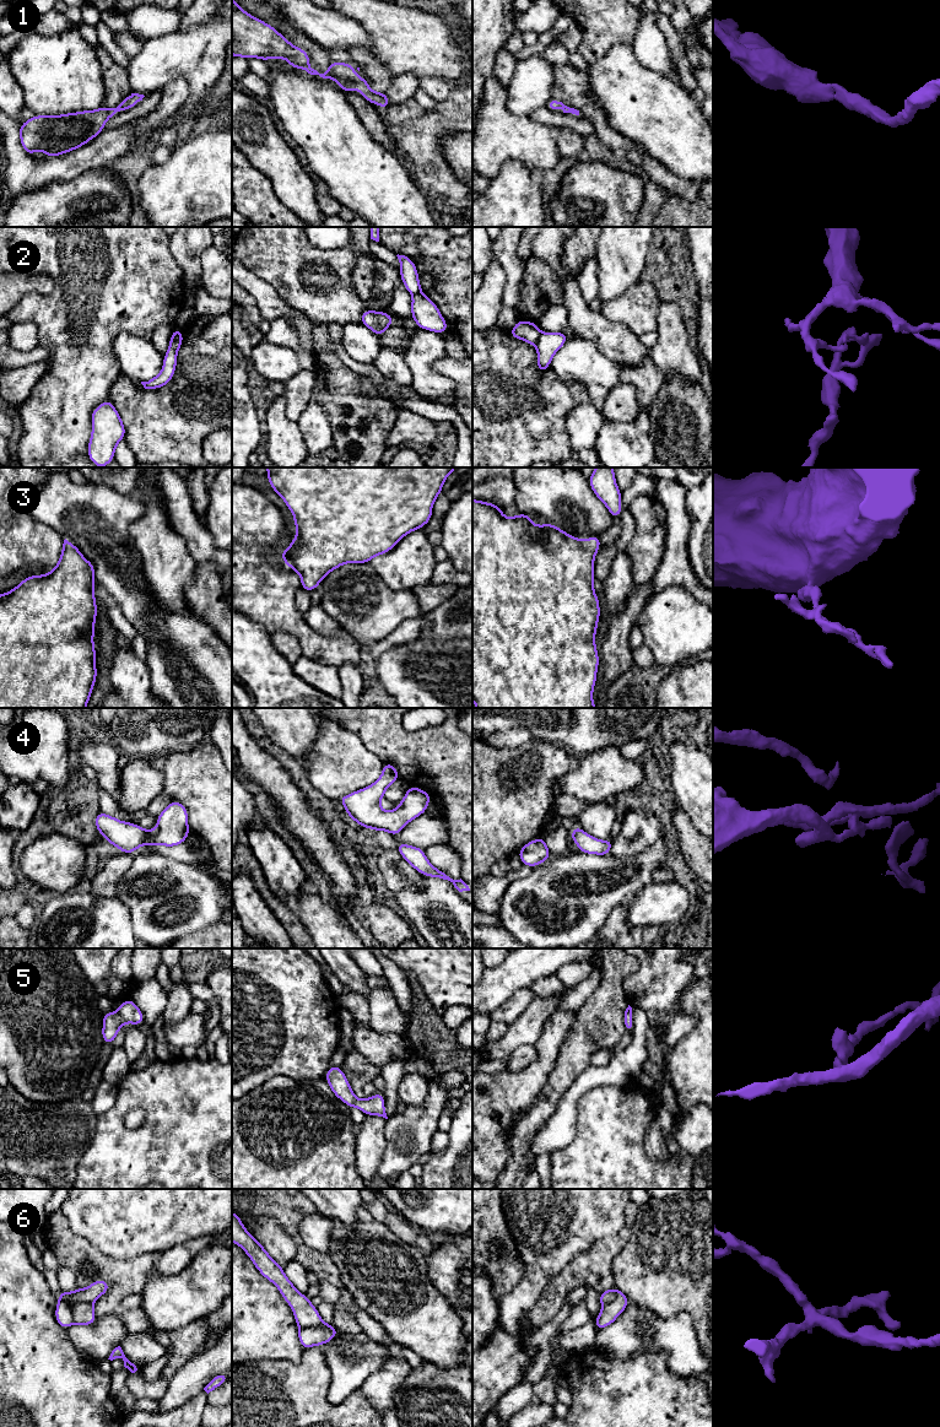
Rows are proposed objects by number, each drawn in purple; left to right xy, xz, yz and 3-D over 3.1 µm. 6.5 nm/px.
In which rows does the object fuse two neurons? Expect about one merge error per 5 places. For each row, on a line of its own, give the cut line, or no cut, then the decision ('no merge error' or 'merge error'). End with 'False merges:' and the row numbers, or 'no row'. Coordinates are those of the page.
1: cut none; no merge error
2: cut yz (541, 333), (534, 344); merge error
3: cut none; no merge error
4: cut none; no merge error
5: cut none; no merge error
6: cut xy (92, 1302), (75, 1302), (73, 1304), (73, 1323); merge error
False merges: 2, 6

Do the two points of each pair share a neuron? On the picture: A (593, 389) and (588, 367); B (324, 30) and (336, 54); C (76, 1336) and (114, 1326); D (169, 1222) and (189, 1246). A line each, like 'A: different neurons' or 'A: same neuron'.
A: different neurons
B: different neurons
C: same neuron
D: different neurons

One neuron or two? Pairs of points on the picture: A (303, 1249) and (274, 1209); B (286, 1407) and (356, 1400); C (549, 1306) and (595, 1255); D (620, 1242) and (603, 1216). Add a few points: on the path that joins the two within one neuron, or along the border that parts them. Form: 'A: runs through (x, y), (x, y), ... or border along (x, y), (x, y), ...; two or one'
A: runs through (297, 1239), (292, 1227), (284, 1219); one
B: runs through (303, 1411), (339, 1411); one
C: runs through (557, 1293), (584, 1268); one
D: border along (626, 1207), (624, 1225), (589, 1248); two

